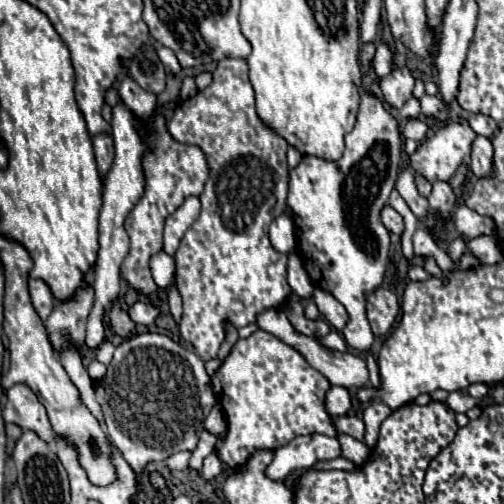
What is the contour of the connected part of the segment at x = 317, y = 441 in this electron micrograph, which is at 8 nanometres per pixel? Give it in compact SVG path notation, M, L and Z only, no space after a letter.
M302 435L292 439L286 447L274 451L272 463L266 467L266 477L282 483L294 469L314 467L318 461L330 461L342 455L336 437L326 435Z

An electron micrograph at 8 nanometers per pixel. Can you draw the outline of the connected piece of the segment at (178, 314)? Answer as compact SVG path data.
M170 287L170 293L168 293L168 305L170 305L170 315L172 315L172 319L174 319L176 325L178 325L180 319L182 319L182 299L180 299L176 287Z

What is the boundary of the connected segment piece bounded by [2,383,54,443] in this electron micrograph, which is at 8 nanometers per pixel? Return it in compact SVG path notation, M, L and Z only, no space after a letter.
M18 383L6 391L8 403L2 409L2 417L6 423L16 423L22 429L36 431L46 443L52 443L54 433L46 415L44 405L38 401L34 391L24 383Z

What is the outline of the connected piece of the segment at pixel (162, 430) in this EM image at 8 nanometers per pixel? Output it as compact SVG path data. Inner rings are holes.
M140 333L116 347L114 359L108 365L108 373L104 377L104 393L102 411L108 435L136 473L140 473L148 463L164 461L176 451L194 451L198 433L194 425L186 425L188 417L206 417L212 407L210 401L216 401L210 377L204 371L204 361L198 355L186 351L180 343L174 343L170 337L158 333Z

